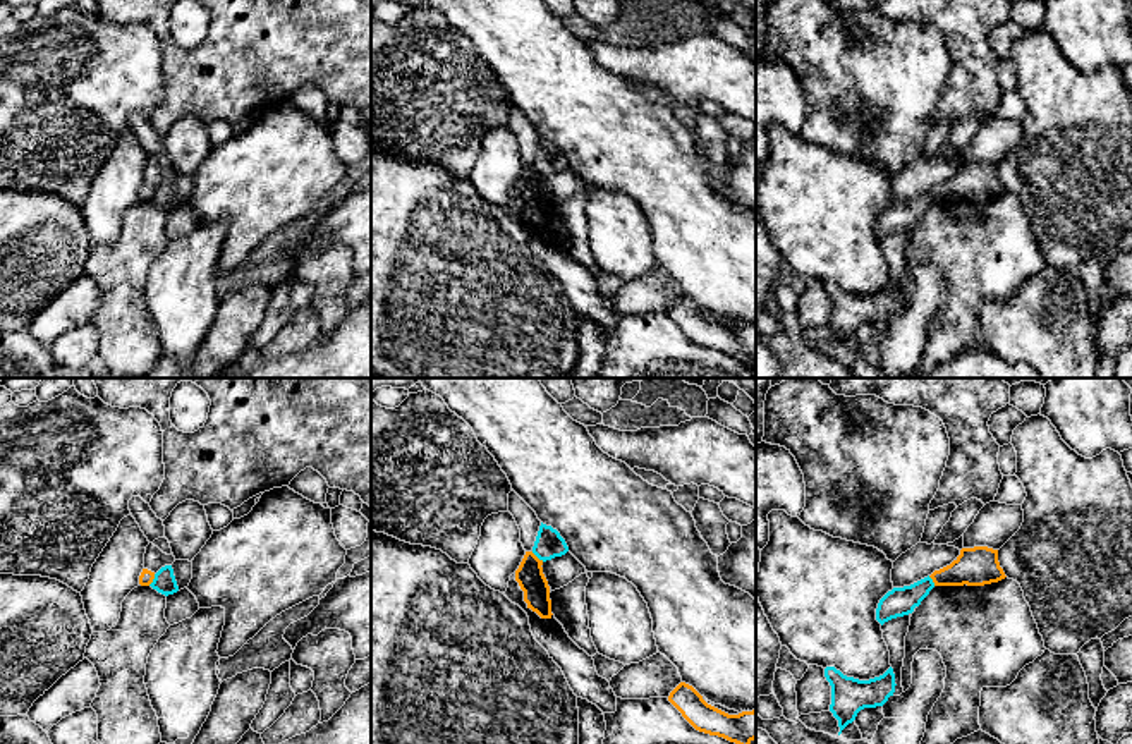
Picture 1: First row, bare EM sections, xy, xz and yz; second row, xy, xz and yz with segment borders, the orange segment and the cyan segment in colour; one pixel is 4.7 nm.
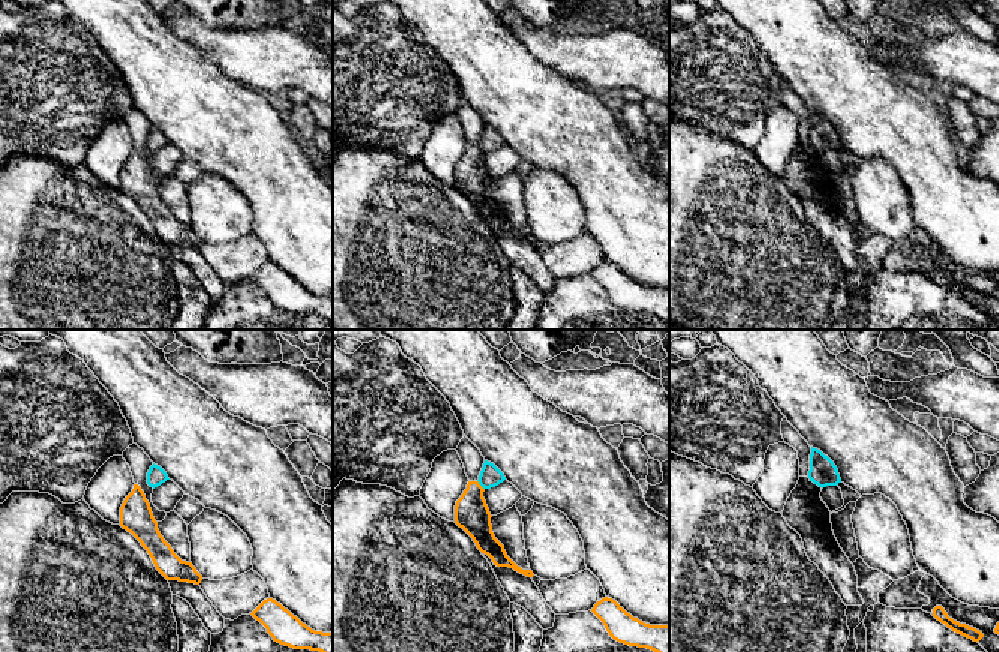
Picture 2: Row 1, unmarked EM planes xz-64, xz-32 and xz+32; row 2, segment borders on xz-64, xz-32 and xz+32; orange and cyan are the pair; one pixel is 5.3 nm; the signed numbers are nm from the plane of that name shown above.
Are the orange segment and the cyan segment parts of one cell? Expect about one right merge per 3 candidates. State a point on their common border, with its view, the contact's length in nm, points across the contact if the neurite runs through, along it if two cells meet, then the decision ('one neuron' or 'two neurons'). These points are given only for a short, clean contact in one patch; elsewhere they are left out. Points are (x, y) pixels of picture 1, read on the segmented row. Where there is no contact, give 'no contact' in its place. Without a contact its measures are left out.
contact xy (153, 578); length 70 nm; border xy (155, 574), (148, 585); two neurons

